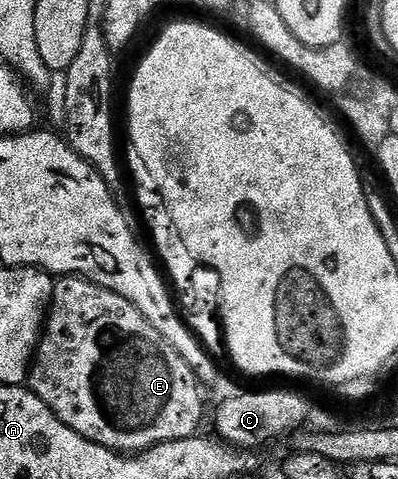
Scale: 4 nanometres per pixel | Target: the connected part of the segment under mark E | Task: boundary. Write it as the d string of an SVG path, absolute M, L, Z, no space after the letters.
M62 276L55 281L42 337L30 363L28 386L36 396L40 396L40 400L44 400L44 404L48 404L48 408L52 408L52 412L61 422L68 424L68 428L72 428L72 432L80 432L80 436L109 450L117 450L119 454L135 455L156 444L164 444L181 438L193 438L199 433L198 425L202 422L201 388L203 387L192 372L192 368L184 360L184 356L180 356L180 352L176 352L176 348L172 348L172 344L168 344L168 340L164 340L164 336L160 336L160 332L156 332L152 324L148 324L144 315L127 298L100 284L89 282L86 278Z

